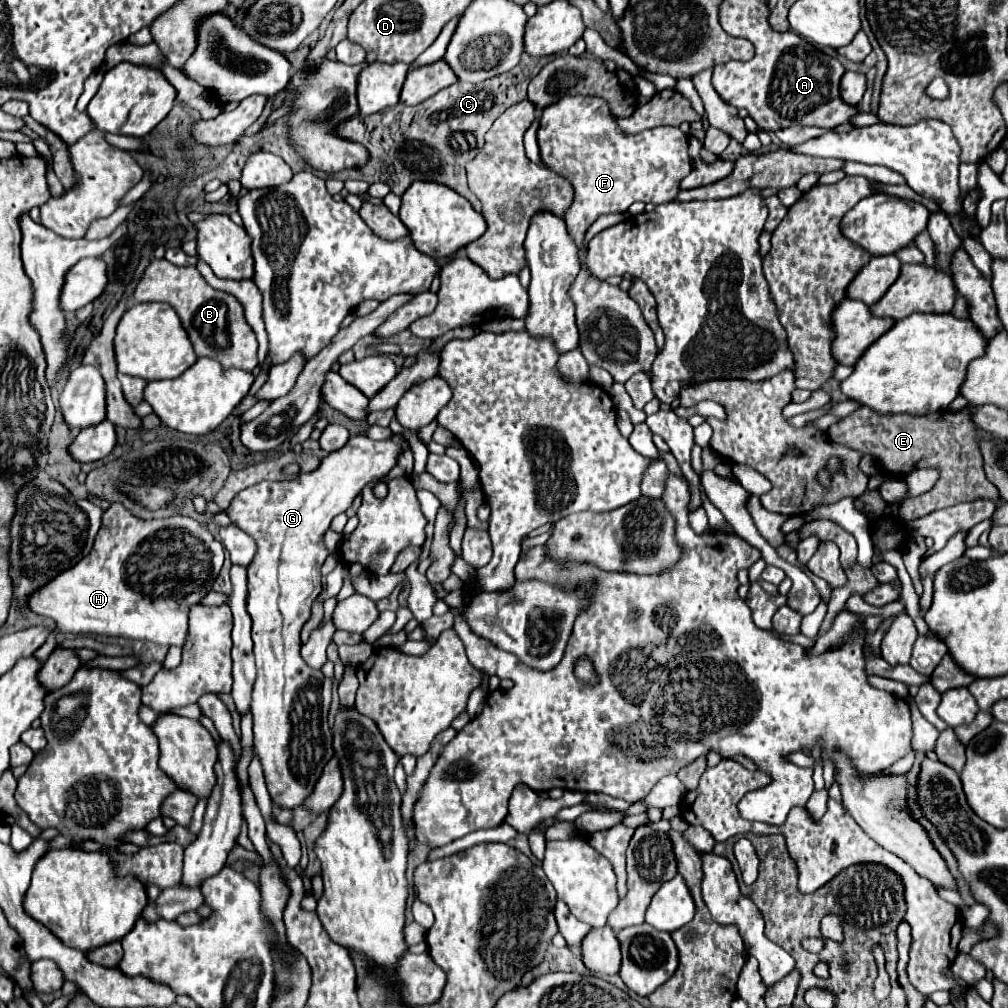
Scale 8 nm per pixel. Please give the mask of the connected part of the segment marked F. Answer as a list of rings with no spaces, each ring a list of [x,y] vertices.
[[[566,96],[542,110],[540,128],[538,128],[538,146],[544,164],[550,170],[560,172],[566,176],[574,186],[574,204],[566,210],[566,226],[570,236],[576,240],[580,248],[580,260],[584,258],[582,238],[588,226],[602,214],[610,212],[626,212],[628,206],[636,200],[640,202],[670,202],[678,194],[678,180],[690,172],[690,158],[688,158],[688,136],[680,128],[672,126],[658,126],[644,130],[640,134],[626,134],[618,128],[616,118],[612,116],[606,100],[598,96]]]

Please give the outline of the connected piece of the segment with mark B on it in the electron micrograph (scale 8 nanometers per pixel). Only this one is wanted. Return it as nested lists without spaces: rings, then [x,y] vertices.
[[[152,260],[150,268],[146,268],[136,292],[134,292],[136,302],[166,302],[172,308],[176,308],[176,314],[182,320],[182,326],[186,328],[196,354],[202,358],[214,358],[218,360],[224,368],[242,368],[252,372],[258,366],[258,342],[254,336],[254,330],[244,318],[244,308],[242,304],[220,290],[214,290],[202,274],[196,270],[196,266],[174,266],[168,260]]]

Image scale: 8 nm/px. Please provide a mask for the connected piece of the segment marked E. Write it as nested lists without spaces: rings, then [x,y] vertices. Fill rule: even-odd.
[[[864,406],[842,418],[842,422],[830,426],[828,436],[838,444],[860,450],[862,454],[876,456],[882,464],[882,470],[900,470],[898,476],[916,468],[940,470],[942,476],[930,492],[904,500],[904,516],[900,516],[904,522],[924,518],[936,510],[950,508],[964,500],[992,500],[994,504],[1002,502],[998,488],[988,482],[982,470],[982,454],[978,448],[980,438],[988,440],[990,434],[976,428],[976,424],[970,420],[970,408],[960,412],[942,410],[930,416],[886,416]]]

